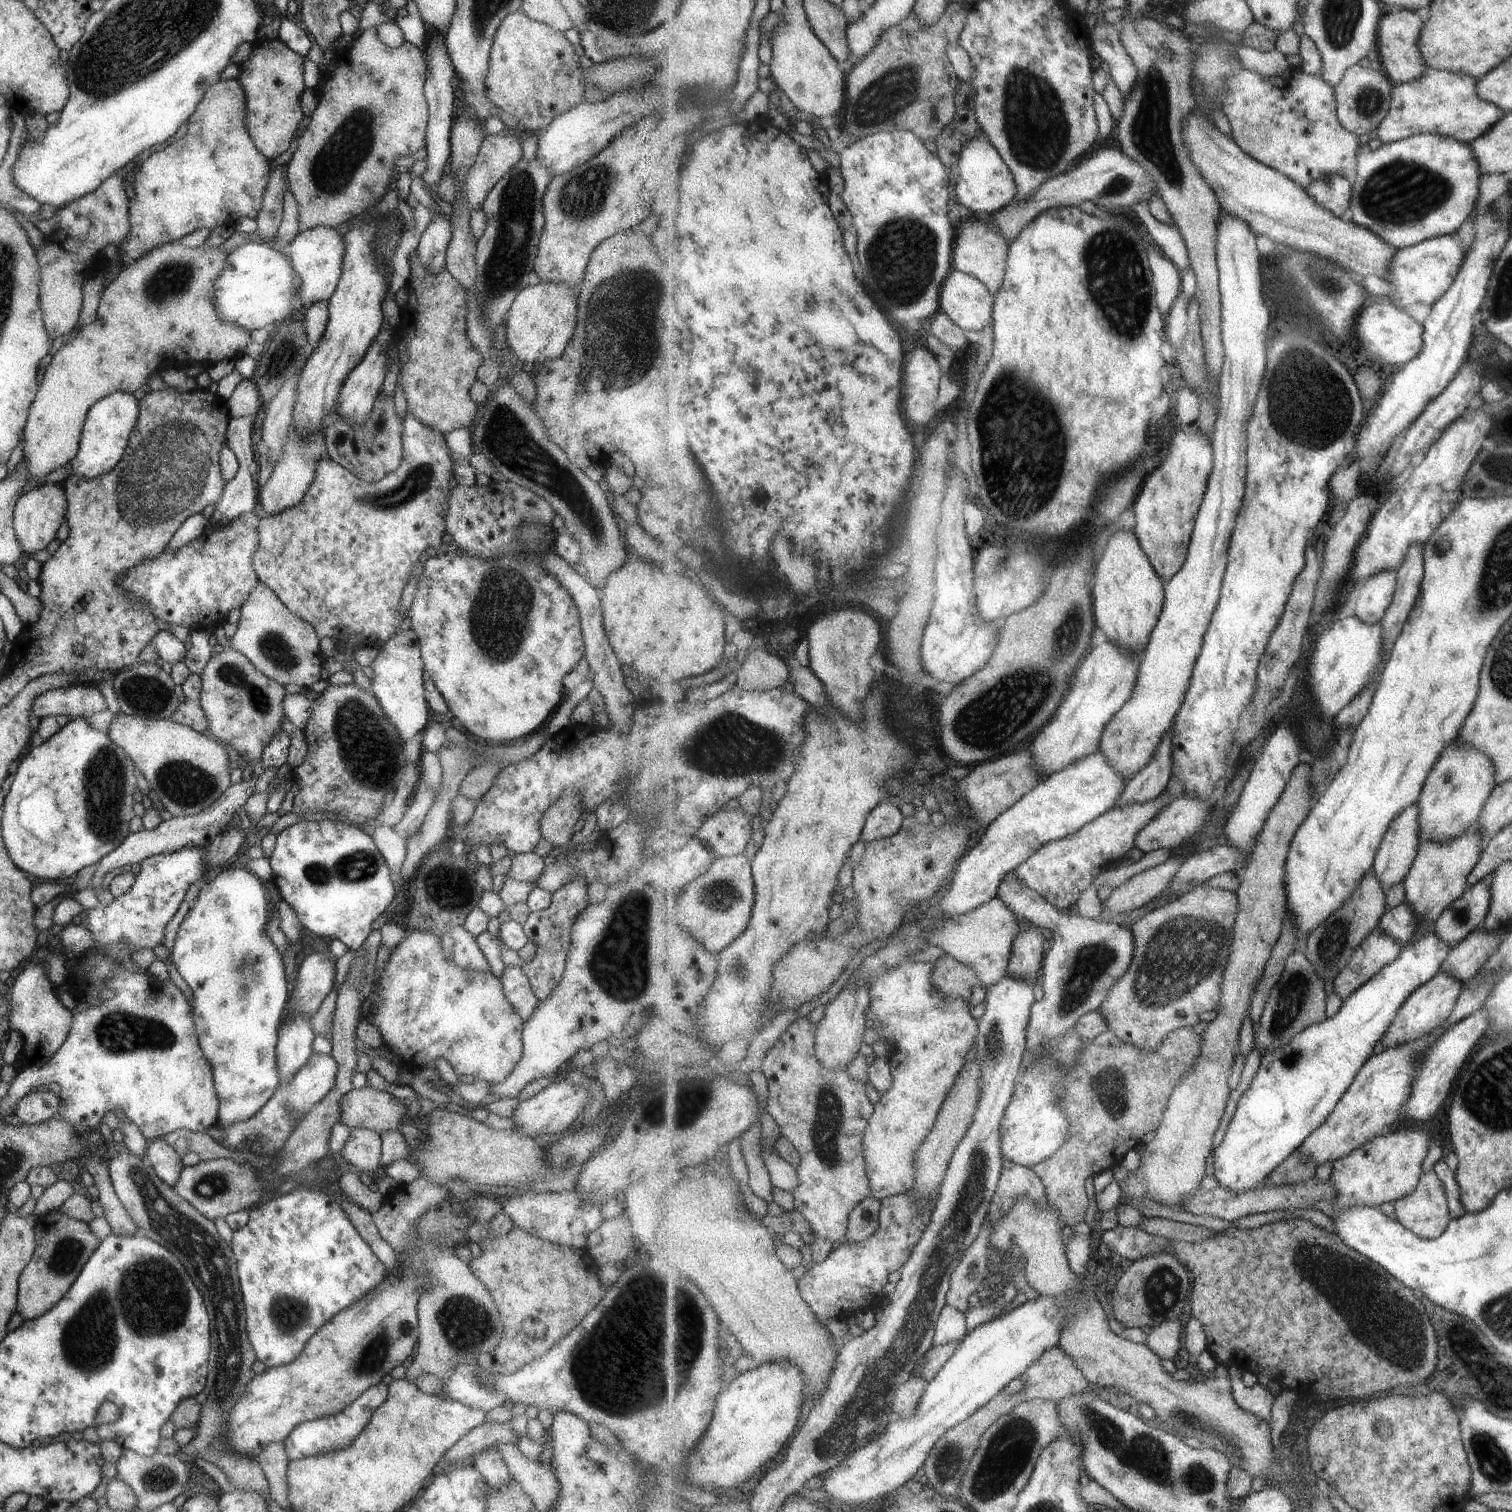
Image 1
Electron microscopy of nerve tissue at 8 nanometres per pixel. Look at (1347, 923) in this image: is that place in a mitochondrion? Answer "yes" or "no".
yes

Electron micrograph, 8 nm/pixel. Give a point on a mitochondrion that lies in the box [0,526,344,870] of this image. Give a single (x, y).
(105, 784)

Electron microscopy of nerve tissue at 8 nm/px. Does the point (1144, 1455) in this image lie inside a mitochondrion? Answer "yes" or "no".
yes

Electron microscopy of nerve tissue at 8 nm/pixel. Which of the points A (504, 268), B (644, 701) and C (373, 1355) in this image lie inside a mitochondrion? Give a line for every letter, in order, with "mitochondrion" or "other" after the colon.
A: mitochondrion
B: other
C: mitochondrion

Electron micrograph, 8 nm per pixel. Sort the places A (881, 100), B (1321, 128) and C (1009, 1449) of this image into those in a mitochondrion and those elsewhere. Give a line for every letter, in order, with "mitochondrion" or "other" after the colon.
A: mitochondrion
B: other
C: mitochondrion

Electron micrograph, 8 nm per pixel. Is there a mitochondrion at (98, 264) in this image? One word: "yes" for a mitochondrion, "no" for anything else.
no

